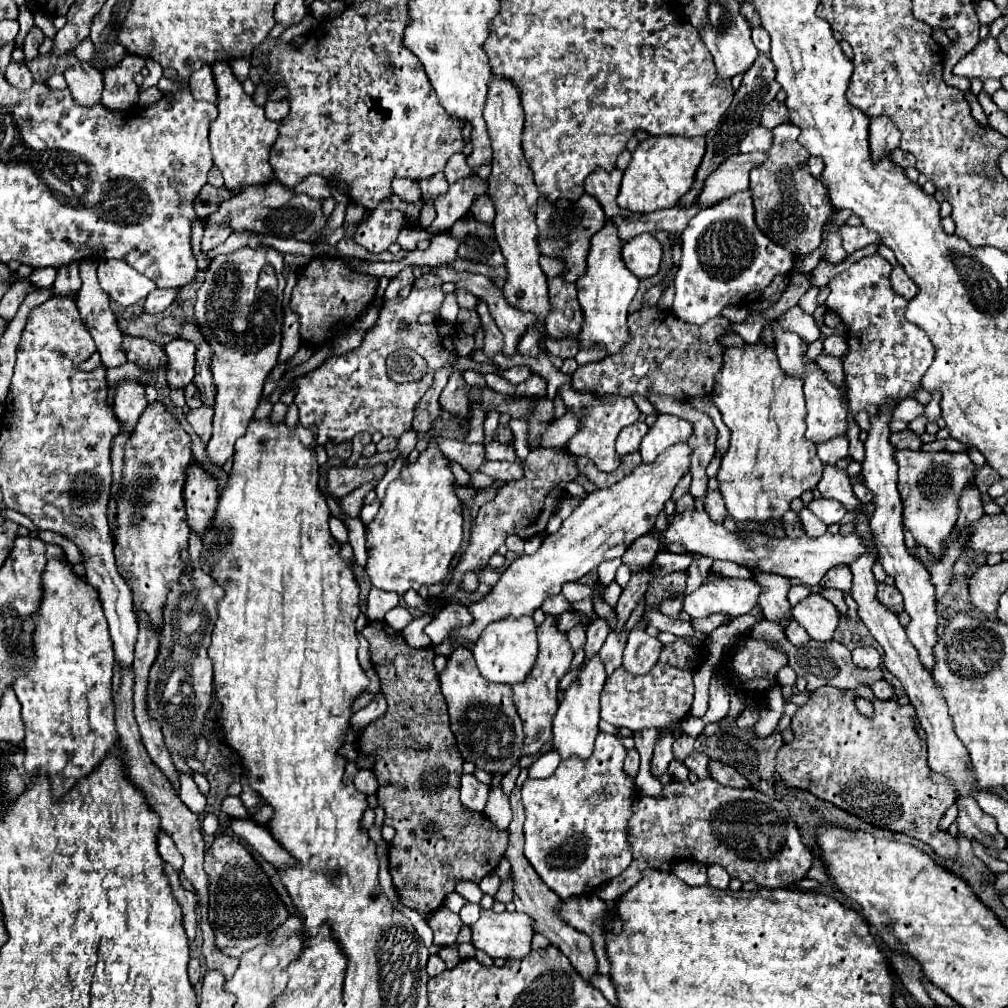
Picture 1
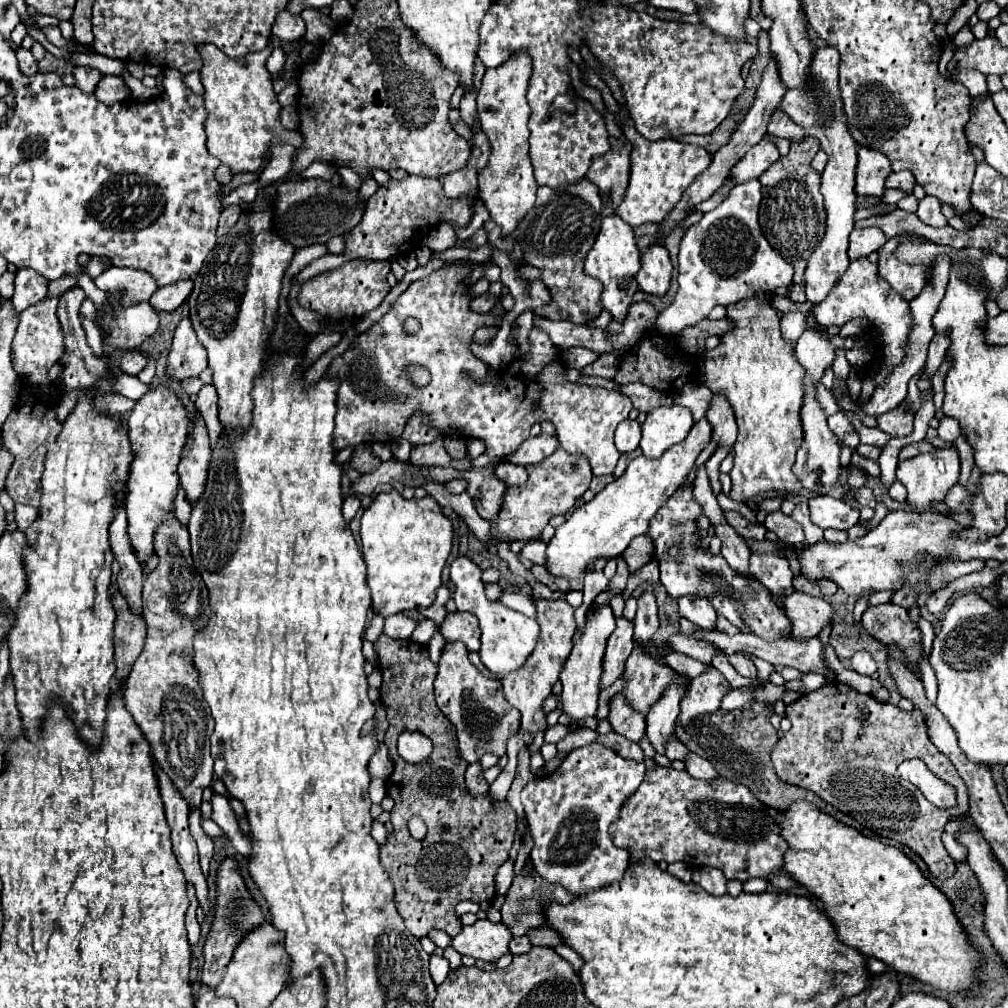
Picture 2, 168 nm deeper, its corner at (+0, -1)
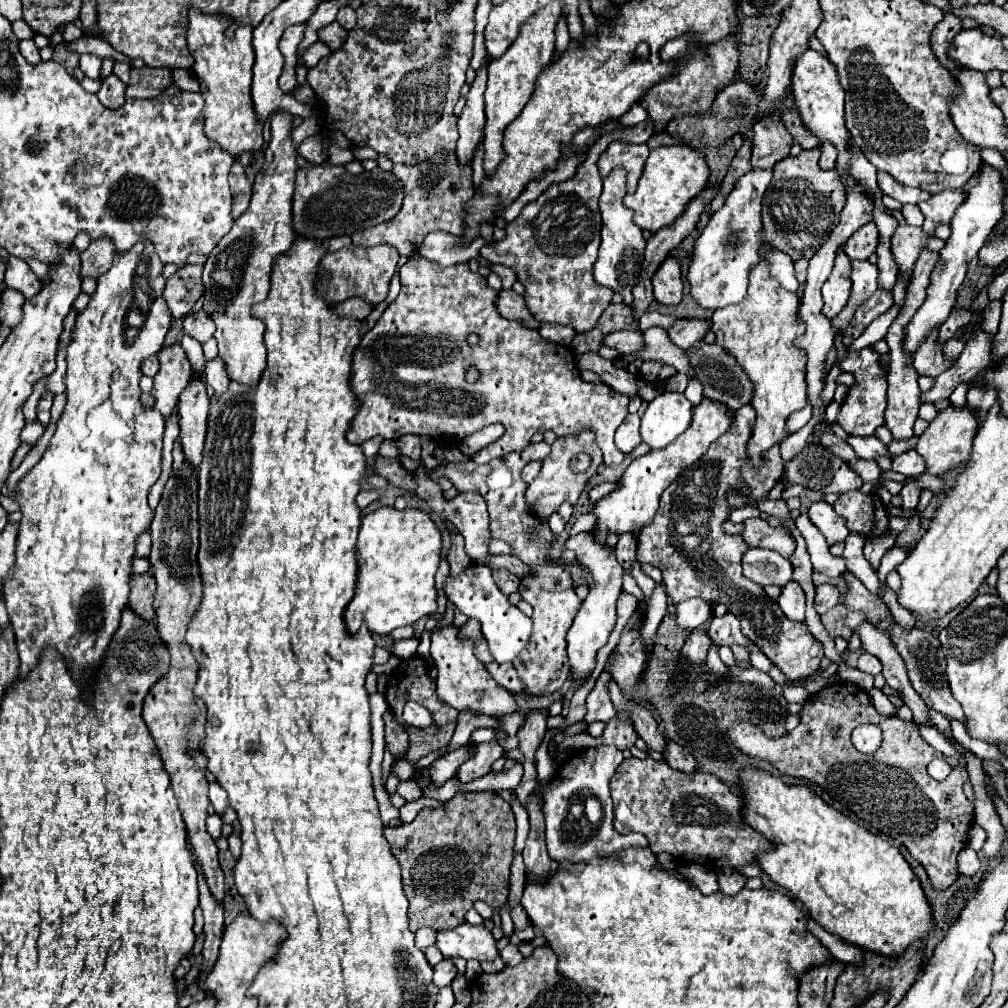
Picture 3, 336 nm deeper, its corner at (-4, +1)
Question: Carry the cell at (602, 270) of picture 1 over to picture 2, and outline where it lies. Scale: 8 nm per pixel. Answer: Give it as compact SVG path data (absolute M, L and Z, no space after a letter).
M605 202L601 230L597 234L595 246L591 248L591 252L585 258L585 274L601 280L601 284L603 284L603 308L607 308L617 322L625 320L625 314L633 302L633 294L639 290L637 280L635 280L639 268L641 268L641 252L637 248L633 228L613 212L609 202Z

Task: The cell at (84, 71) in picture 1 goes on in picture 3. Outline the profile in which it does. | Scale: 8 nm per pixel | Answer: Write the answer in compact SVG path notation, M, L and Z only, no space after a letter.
M83 54L81 60L79 60L79 68L83 70L85 76L89 76L93 80L99 80L101 78L101 58L97 58L97 56Z

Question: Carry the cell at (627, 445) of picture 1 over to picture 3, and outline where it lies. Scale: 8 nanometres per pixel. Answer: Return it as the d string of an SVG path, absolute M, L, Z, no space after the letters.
M627 414L627 418L621 422L621 426L615 432L615 444L625 454L629 454L635 446L641 444L639 416L637 414Z

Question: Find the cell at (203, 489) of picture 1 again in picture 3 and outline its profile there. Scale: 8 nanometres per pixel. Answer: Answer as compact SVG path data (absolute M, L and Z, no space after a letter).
M193 378L191 384L181 394L179 404L179 442L183 446L185 460L199 468L201 452L205 446L207 432L207 416L209 416L209 396L205 392L205 382Z

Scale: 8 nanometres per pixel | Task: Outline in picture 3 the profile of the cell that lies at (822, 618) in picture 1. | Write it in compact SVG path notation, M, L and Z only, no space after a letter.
M791 580L787 586L783 586L783 592L777 598L777 604L781 606L783 614L789 620L805 622L805 592L795 580Z

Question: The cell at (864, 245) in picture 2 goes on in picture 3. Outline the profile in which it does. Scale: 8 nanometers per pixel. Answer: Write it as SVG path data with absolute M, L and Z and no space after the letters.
M873 222L861 226L845 244L845 252L851 260L867 260L879 244L879 232Z

